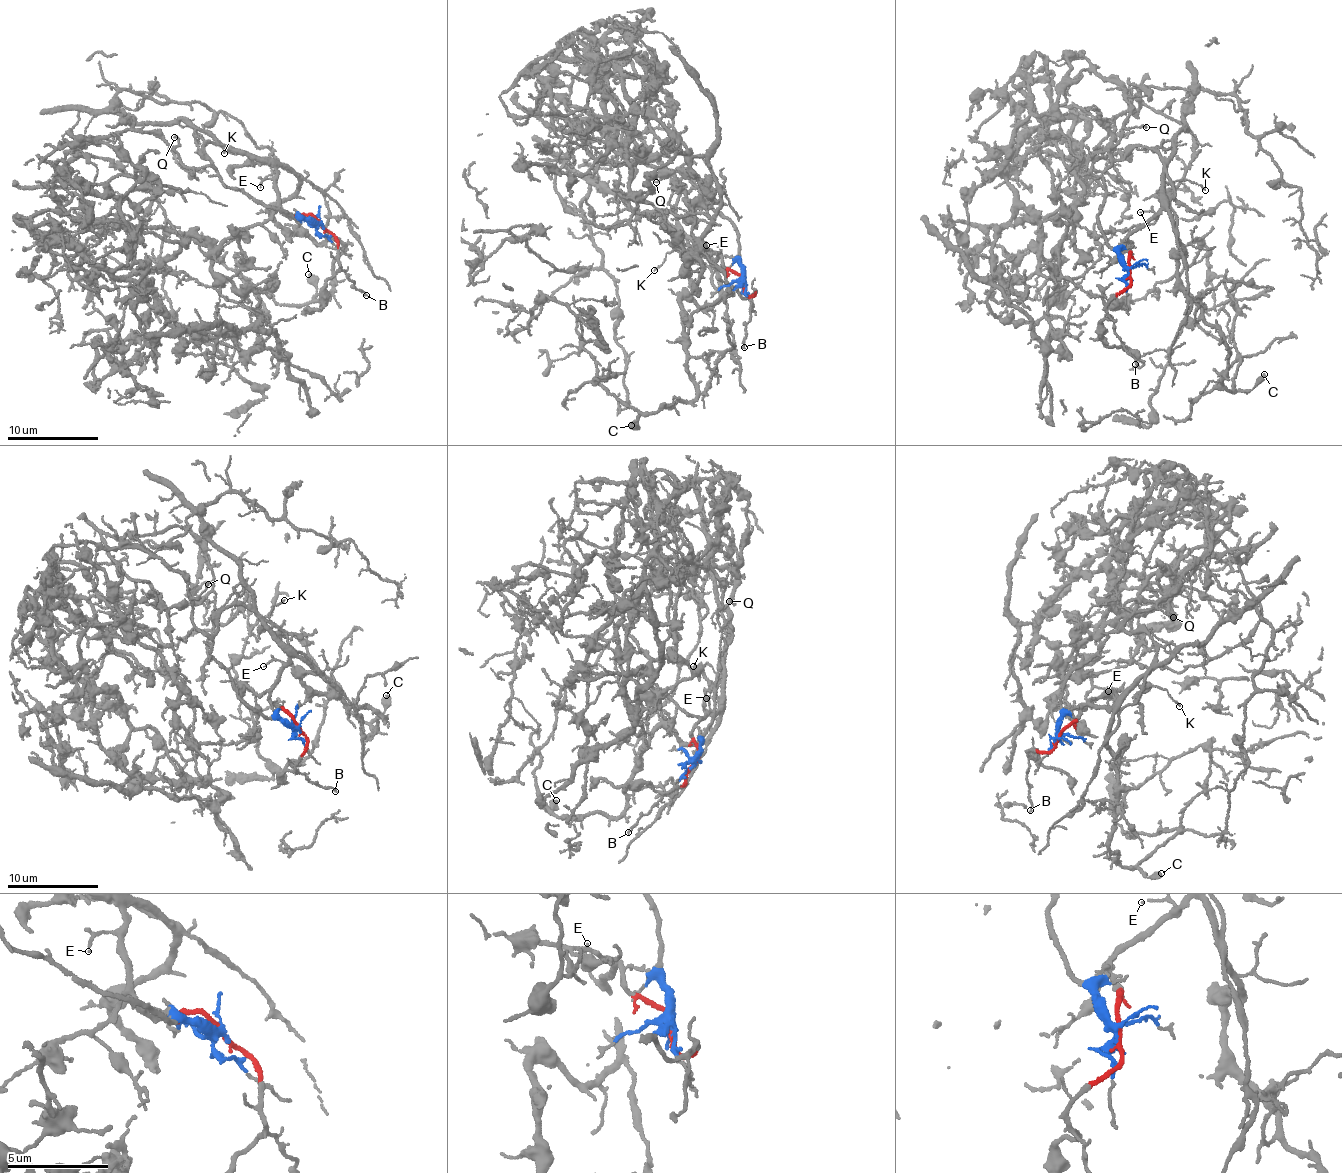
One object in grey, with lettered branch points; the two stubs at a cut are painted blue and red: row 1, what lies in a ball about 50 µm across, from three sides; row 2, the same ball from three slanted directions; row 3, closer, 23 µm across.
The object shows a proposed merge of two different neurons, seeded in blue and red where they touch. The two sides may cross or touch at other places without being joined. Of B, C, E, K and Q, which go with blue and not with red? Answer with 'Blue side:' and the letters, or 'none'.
Blue side: Q

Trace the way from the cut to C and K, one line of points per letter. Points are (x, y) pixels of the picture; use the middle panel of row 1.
C: (743, 286), (720, 256), (713, 264), (721, 291), (706, 309), (678, 301), (693, 399), (630, 425)
K: (743, 286), (740, 273), (727, 269), (721, 257), (715, 264), (695, 246), (676, 247), (654, 271)

